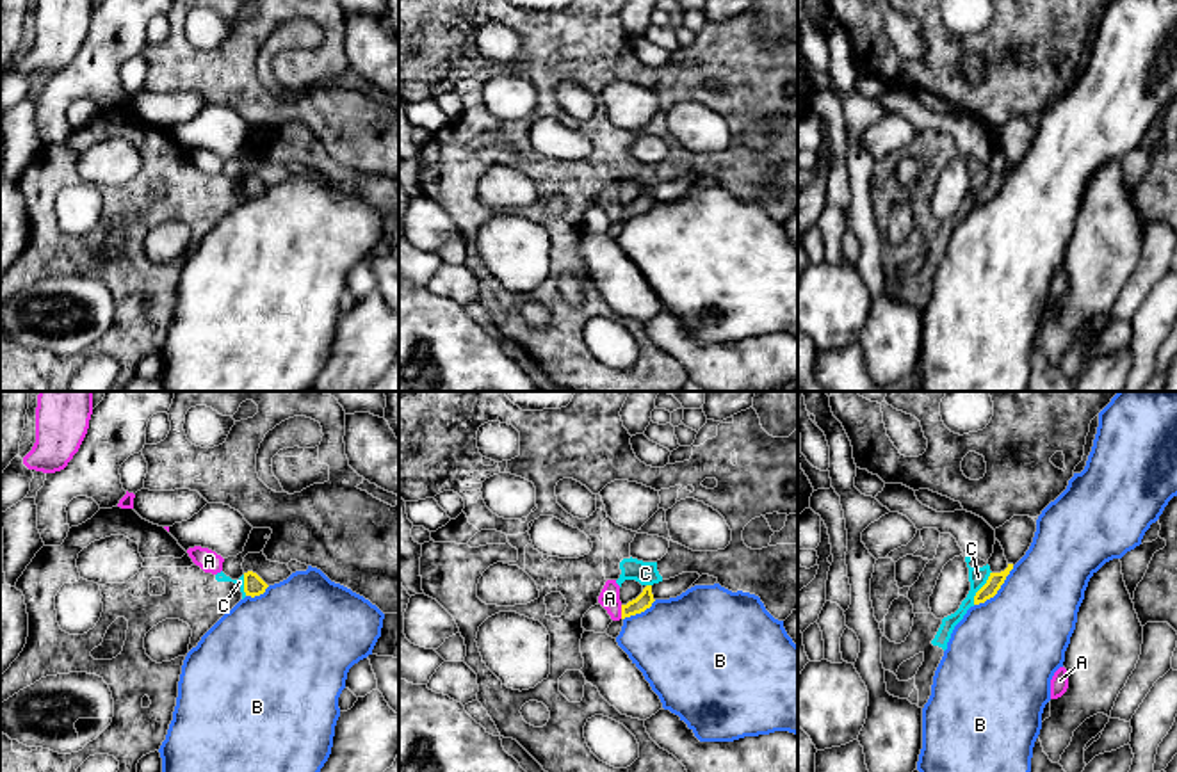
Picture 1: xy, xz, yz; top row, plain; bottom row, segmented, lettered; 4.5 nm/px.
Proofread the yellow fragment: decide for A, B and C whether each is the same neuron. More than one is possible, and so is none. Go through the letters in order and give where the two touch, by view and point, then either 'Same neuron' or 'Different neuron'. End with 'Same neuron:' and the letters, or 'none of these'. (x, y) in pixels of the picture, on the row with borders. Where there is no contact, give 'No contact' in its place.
A: Touches yellow at xz (622, 612). Different neuron
B: Touches yellow at yz (998, 589). Different neuron
C: Touches yellow at yz (982, 587). Different neuron
Same neuron: none of these

